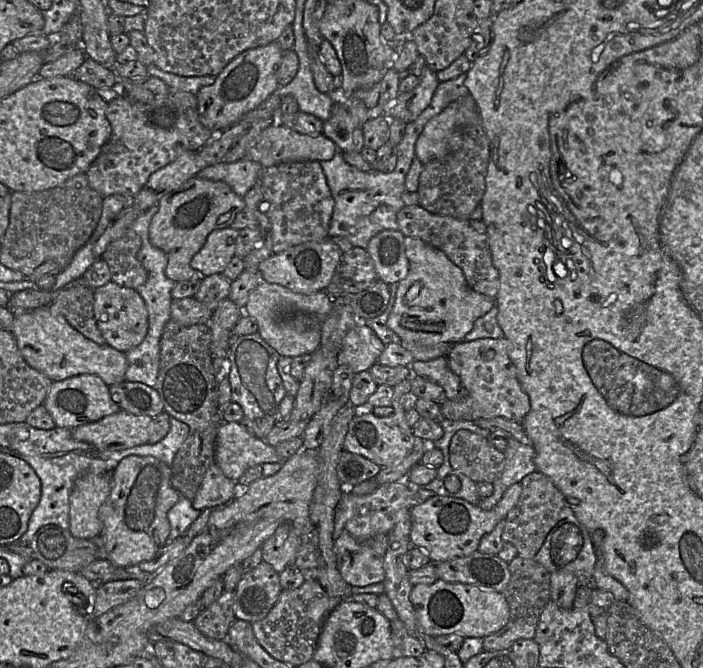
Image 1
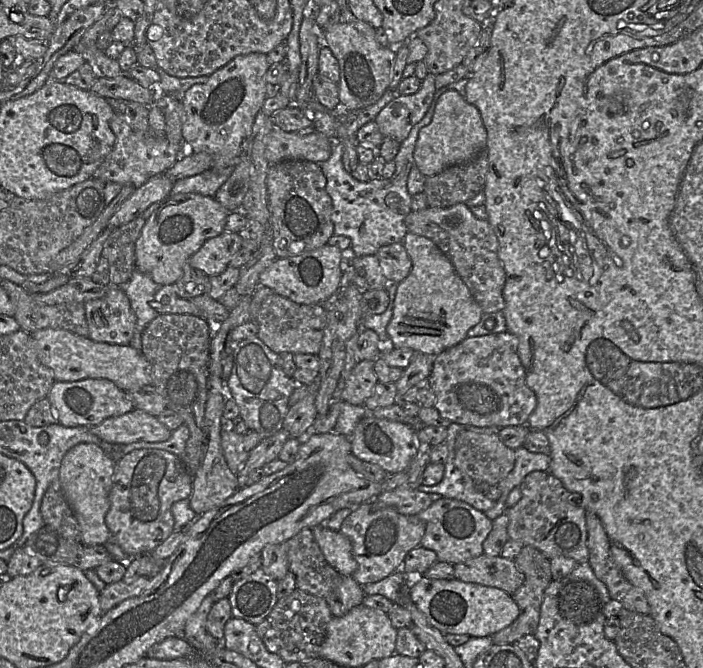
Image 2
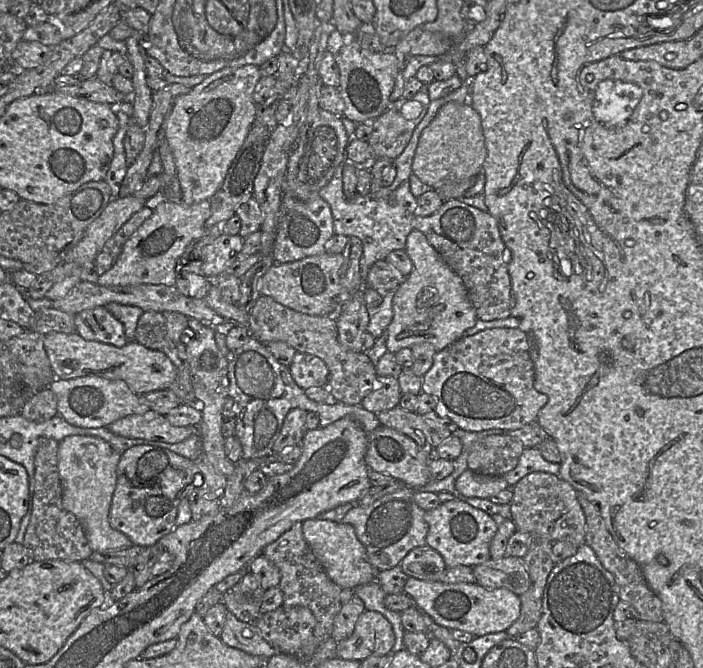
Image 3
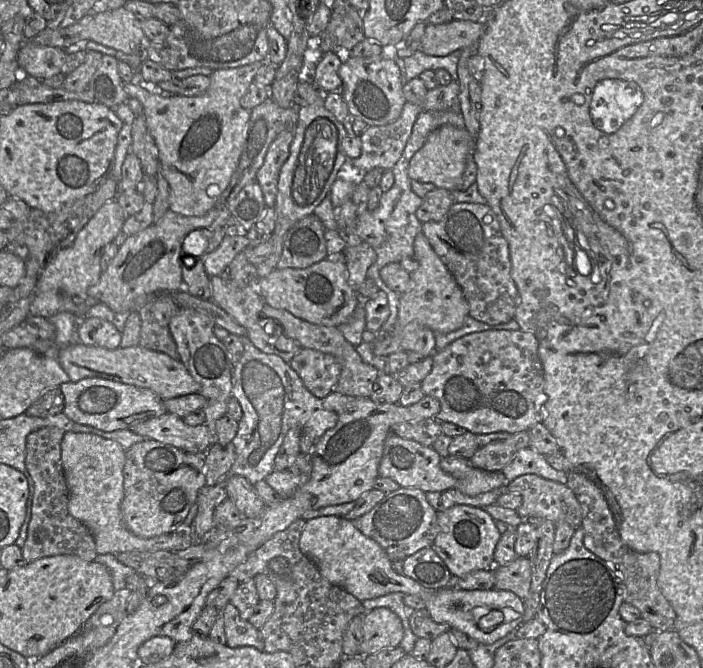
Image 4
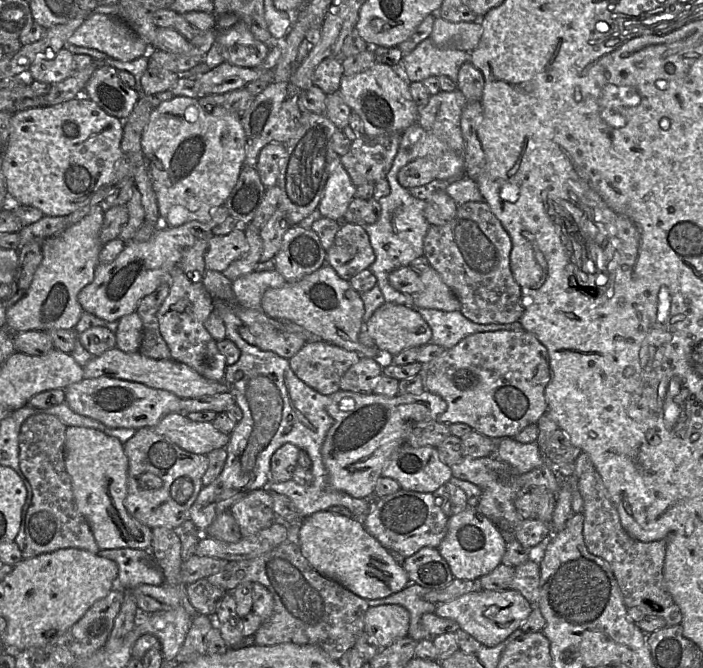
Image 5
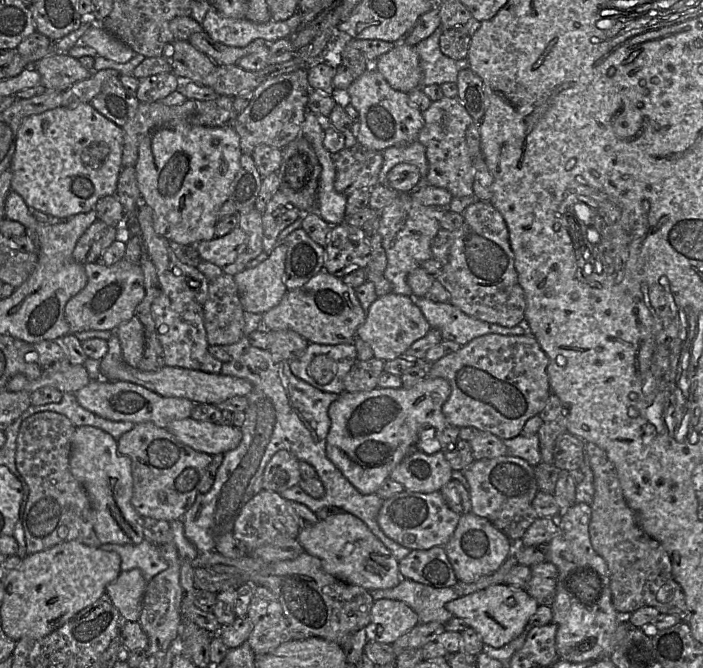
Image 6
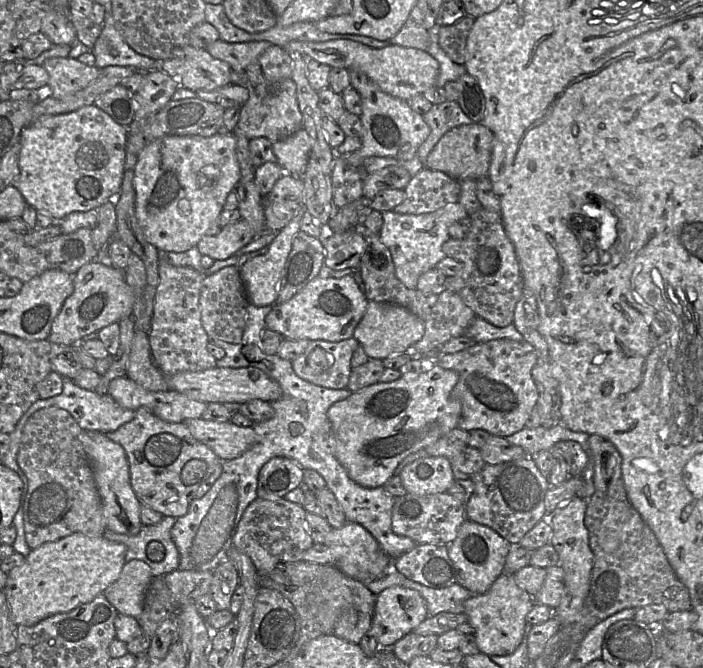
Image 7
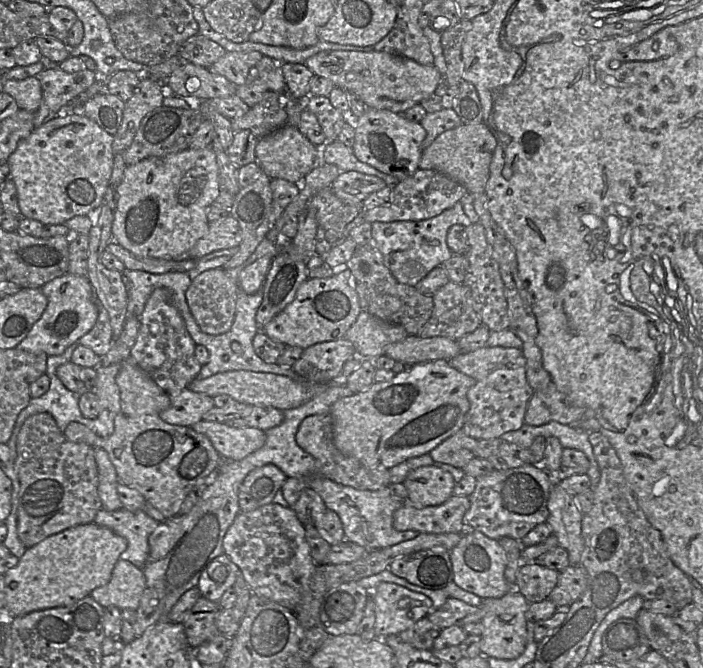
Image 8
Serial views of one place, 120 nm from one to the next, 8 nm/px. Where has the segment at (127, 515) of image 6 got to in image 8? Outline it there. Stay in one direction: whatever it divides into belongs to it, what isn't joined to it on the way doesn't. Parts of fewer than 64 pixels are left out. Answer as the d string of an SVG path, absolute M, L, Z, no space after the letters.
M99 447L94 448L94 453L98 467L98 493L102 508L108 511L123 508L117 492L118 476L108 453Z

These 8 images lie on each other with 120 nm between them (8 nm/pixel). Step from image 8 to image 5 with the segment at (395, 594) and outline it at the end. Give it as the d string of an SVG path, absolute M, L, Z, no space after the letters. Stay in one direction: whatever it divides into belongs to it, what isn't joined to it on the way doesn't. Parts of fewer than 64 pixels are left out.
M397 604L369 607L365 615L364 631L372 636L380 647L386 648L408 636L409 611Z

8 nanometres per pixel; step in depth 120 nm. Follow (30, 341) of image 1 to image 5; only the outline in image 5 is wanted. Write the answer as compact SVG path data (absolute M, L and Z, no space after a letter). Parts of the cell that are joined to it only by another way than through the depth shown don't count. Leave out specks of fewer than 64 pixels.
M117 347L105 351L100 356L93 356L83 367L83 377L107 377L139 382L152 388L169 391L181 399L230 392L229 385L224 381L209 380L184 363L173 359L157 360L149 358L139 351L127 353Z

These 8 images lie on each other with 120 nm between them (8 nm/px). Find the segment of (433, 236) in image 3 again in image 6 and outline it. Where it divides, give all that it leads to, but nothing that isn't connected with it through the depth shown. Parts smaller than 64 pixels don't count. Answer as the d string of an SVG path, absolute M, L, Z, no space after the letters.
M476 200L474 203L466 207L462 212L464 218L463 225L454 231L448 231L445 229L440 229L435 236L431 244L432 256L435 260L439 261L441 264L441 269L437 275L434 275L438 281L443 285L443 287L450 294L450 303L469 316L480 319L488 323L494 323L505 327L514 327L519 324L525 323L525 310L526 310L526 297L523 288L519 284L518 274L514 265L514 252L511 248L509 242L509 233L507 225L504 221L502 214L489 202Z

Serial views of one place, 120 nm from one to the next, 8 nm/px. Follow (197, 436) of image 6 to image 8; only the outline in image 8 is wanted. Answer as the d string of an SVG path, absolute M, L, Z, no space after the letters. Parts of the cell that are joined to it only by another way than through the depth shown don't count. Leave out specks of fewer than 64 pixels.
M201 420L192 428L206 435L224 460L240 461L266 441L265 431L249 426L235 428L226 423Z

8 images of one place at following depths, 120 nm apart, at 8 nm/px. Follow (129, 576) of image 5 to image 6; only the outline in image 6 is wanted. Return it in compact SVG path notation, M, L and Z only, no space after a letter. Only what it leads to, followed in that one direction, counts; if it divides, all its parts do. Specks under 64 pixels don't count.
M146 539L137 545L107 543L101 544L100 548L118 553L121 558L121 571L137 568L147 582L169 567L166 560L160 555L159 547Z

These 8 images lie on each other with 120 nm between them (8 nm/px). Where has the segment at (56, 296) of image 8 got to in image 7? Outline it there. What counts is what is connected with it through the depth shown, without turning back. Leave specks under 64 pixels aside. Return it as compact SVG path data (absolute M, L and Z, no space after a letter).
M92 261L84 264L73 277L74 291L64 301L59 314L53 321L47 339L51 343L74 345L84 336L132 316L135 296L125 281L124 270L113 267L111 264Z

